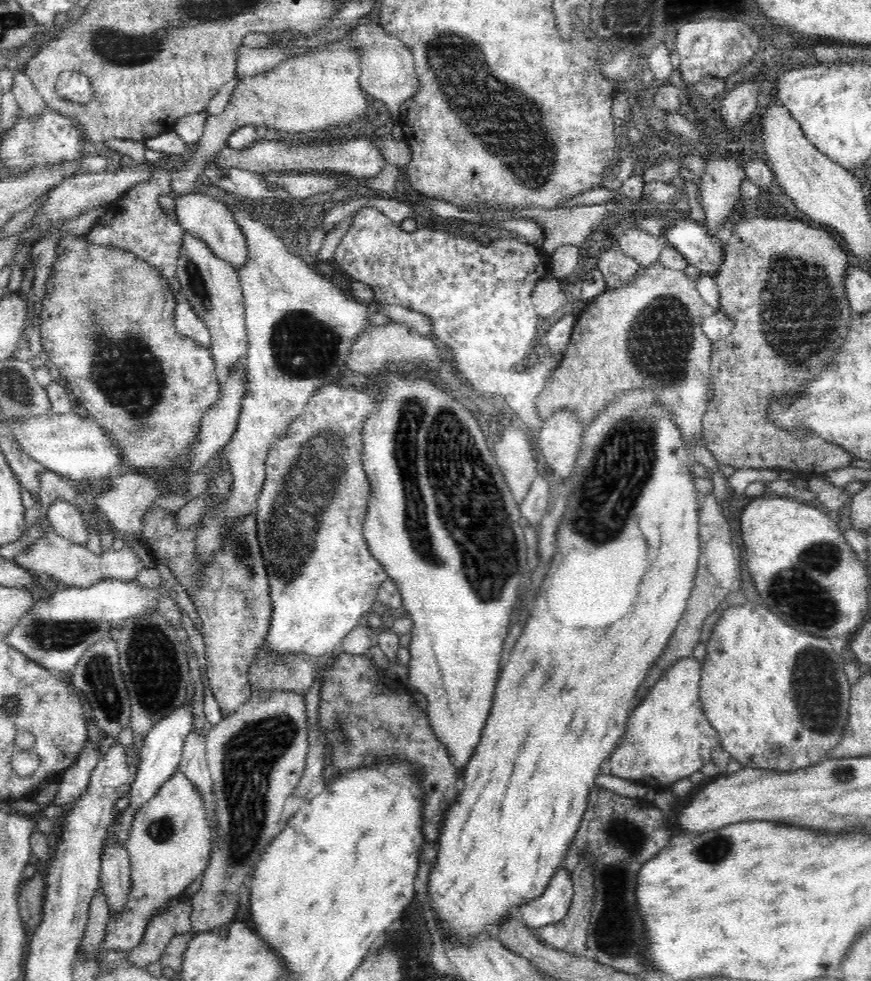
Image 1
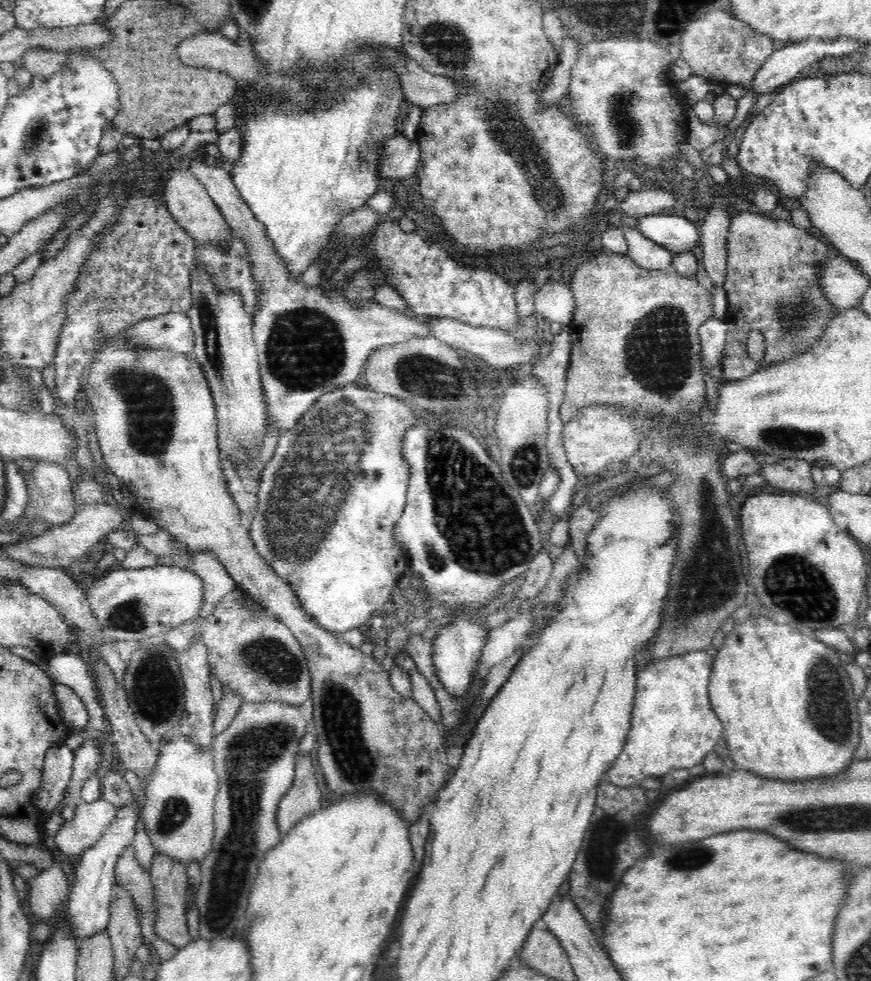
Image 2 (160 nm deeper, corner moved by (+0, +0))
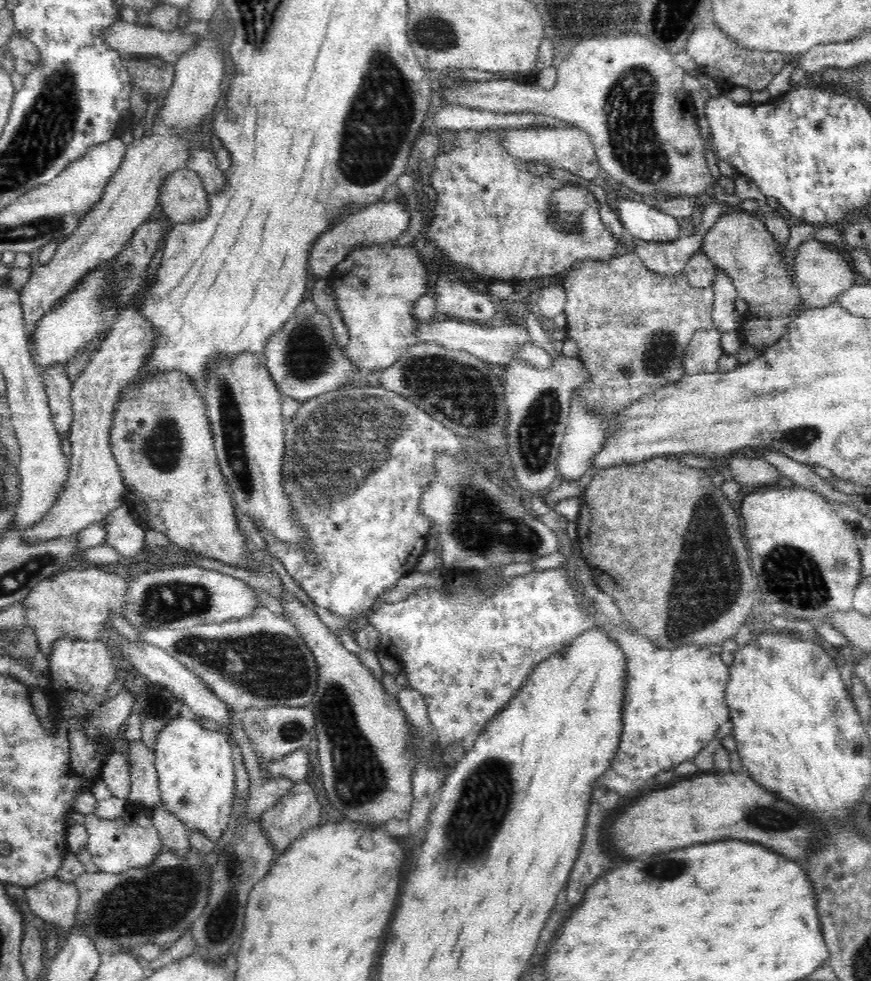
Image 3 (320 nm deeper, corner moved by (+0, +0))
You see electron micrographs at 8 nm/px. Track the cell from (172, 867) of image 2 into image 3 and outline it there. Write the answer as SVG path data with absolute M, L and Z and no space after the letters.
M163 804L152 808L152 813L163 846L175 850L177 854L186 854L190 848L190 830L185 822L165 808Z

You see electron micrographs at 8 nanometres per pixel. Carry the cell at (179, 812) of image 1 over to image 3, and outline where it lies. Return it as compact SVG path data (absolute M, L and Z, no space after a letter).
M181 715L168 720L160 730L155 748L155 766L158 770L161 790L161 804L178 818L181 818L188 830L200 830L210 840L216 842L231 822L235 788L235 767L232 761L232 747L222 730L207 729L200 719Z

